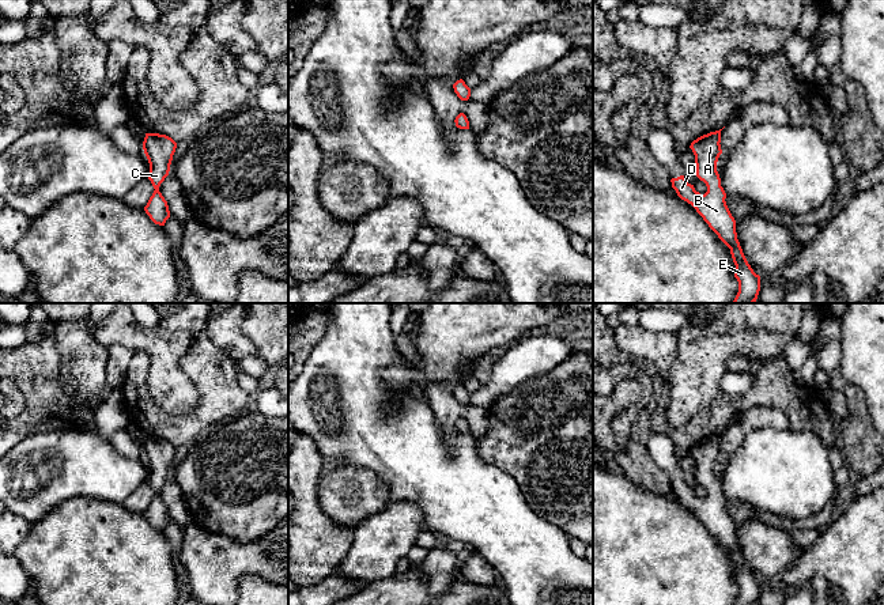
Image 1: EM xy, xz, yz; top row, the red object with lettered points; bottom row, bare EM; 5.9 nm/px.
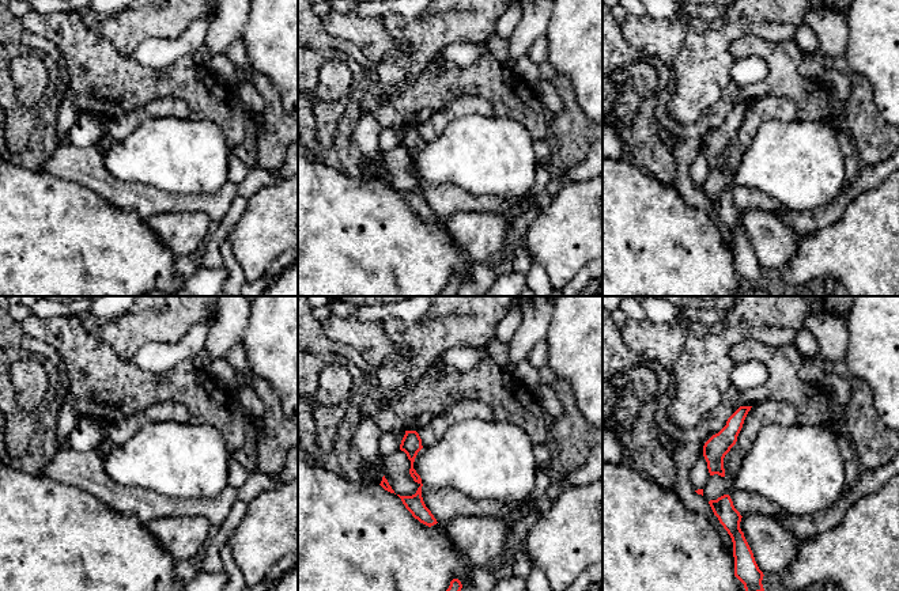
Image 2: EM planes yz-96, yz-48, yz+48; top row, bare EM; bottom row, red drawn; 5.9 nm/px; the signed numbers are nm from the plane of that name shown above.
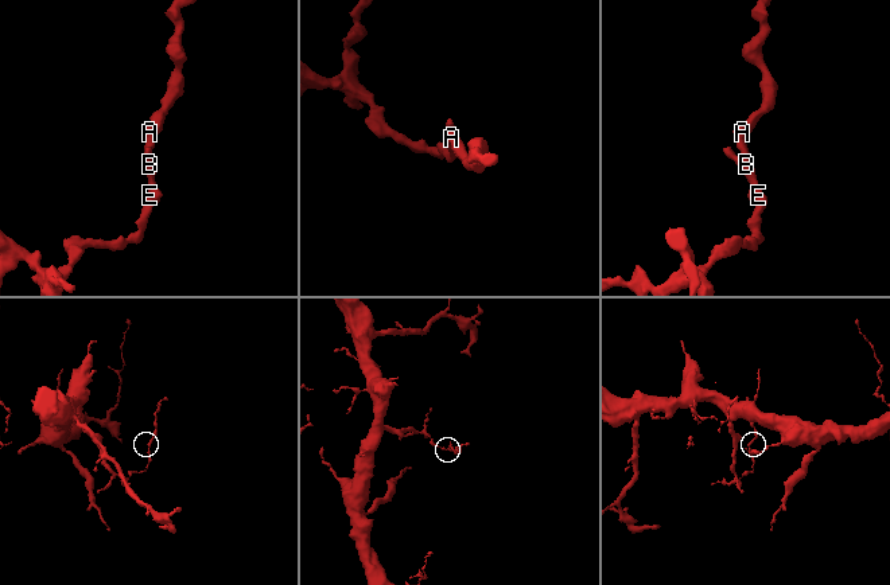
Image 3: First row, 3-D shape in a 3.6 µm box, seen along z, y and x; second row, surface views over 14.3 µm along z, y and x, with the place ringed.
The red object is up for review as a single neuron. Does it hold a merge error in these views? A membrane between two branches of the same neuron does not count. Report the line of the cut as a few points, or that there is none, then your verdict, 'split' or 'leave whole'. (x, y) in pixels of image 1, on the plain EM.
cut none; leave whole

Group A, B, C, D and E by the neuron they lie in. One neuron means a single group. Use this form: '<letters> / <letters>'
A B C D E

